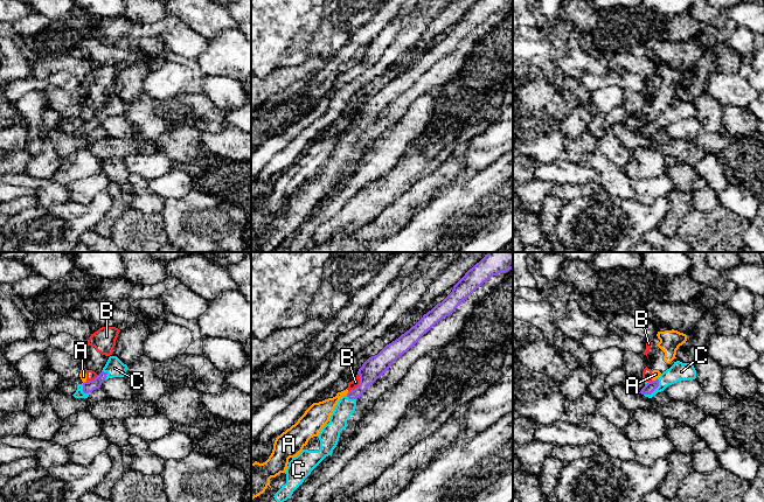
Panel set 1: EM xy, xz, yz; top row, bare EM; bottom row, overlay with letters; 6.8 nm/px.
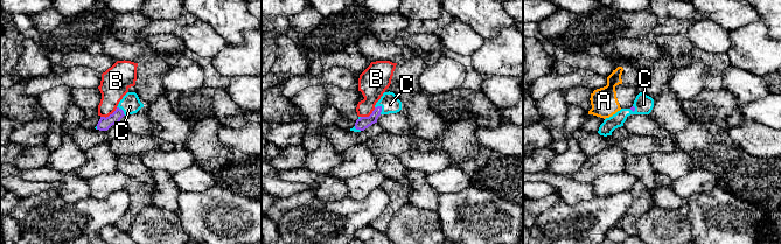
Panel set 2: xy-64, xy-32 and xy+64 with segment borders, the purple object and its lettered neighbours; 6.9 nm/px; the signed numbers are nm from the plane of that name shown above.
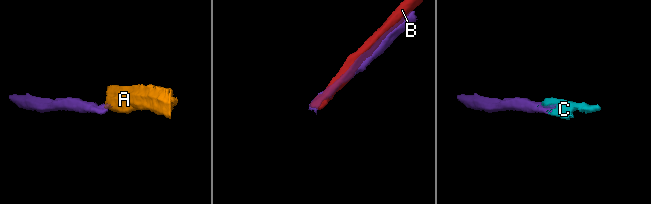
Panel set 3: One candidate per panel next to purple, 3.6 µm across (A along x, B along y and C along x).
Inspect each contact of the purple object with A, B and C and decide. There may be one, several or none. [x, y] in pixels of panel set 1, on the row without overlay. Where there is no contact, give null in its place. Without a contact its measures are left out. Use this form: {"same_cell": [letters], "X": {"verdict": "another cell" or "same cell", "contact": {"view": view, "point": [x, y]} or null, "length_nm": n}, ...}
{"same_cell": ["C"], "A": {"verdict": "another cell", "contact": {"view": "xz", "point": [348, 131]}, "length_nm": 30}, "B": {"verdict": "another cell", "contact": {"view": "xz", "point": [359, 123]}, "length_nm": 150}, "C": {"verdict": "same cell", "contact": {"view": "yz", "point": [654, 127]}, "length_nm": 160}}

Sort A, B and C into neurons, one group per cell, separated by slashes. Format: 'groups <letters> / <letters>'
groups A B / C

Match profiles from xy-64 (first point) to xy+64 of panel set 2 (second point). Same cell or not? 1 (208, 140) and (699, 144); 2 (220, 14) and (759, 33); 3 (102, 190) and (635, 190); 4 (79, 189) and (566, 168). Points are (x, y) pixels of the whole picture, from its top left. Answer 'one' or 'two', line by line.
1: one
2: two
3: two
4: two

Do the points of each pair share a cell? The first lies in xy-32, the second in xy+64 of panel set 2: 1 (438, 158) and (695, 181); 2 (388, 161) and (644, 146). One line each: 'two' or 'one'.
1: two
2: two

